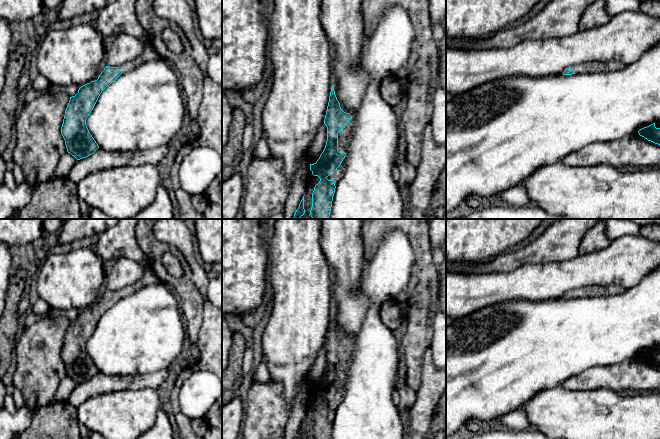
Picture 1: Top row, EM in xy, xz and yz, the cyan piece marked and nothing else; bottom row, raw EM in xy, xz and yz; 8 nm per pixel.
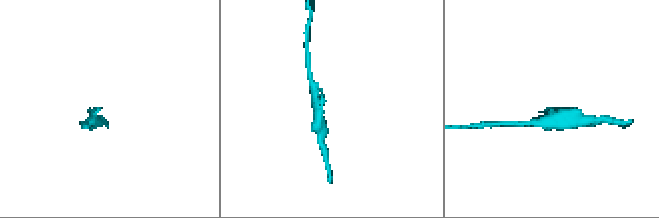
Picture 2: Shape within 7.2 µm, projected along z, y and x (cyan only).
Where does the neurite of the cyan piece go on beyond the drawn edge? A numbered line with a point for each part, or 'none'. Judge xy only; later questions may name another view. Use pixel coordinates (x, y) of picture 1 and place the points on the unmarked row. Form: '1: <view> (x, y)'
1: xy (149, 277)

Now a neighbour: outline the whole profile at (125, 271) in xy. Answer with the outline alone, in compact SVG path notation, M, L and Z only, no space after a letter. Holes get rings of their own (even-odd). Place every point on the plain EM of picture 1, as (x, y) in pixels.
M126 257L119 258L106 277L107 290L118 291L132 285L142 278L144 272L145 267L138 262Z

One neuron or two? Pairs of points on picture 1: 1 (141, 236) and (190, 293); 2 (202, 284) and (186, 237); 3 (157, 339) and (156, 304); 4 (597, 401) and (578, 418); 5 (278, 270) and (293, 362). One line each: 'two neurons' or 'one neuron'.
1: one neuron
2: one neuron
3: one neuron
4: one neuron
5: one neuron

